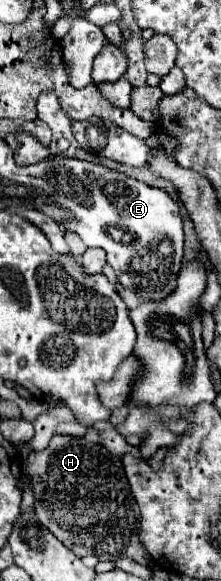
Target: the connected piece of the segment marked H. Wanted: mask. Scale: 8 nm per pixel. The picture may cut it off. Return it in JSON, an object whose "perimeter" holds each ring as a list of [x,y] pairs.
{"perimeter":[[[53,436],[43,452],[31,452],[23,460],[23,472],[31,478],[37,520],[79,558],[93,554],[101,562],[133,558],[151,564],[139,542],[139,506],[129,490],[121,456],[111,456],[101,444],[89,444],[85,438]]]}

